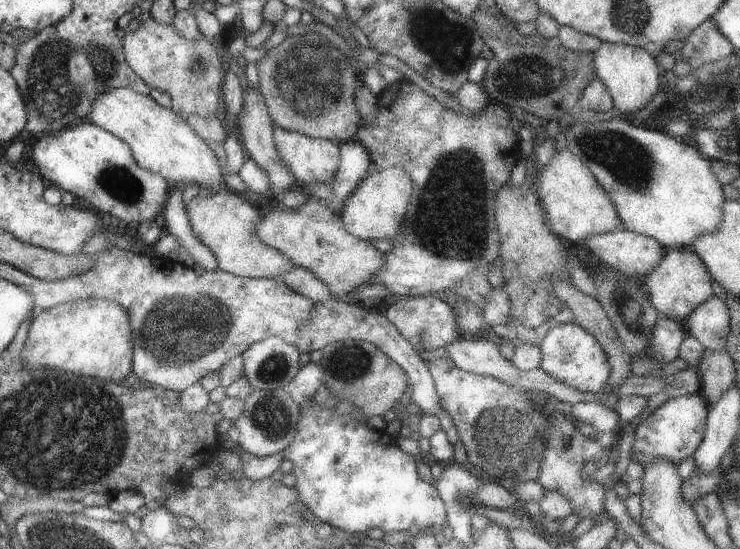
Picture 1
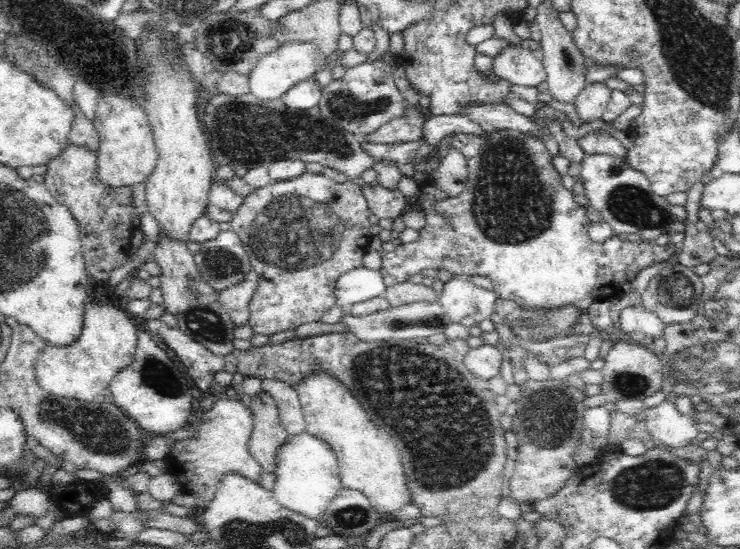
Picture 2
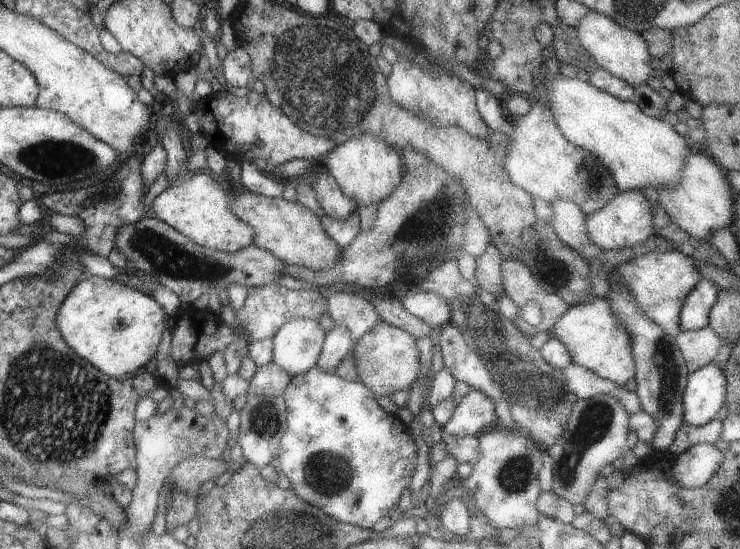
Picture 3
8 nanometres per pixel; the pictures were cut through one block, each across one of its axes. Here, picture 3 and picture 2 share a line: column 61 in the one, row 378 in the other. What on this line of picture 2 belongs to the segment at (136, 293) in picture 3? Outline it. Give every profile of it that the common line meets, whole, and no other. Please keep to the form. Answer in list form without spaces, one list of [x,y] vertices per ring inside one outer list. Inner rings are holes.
[[[320,372],[300,381],[294,388],[303,409],[306,432],[324,439],[335,450],[344,489],[359,490],[383,519],[392,518],[394,512],[411,503],[407,475],[404,474],[398,448],[394,444],[390,444],[390,448],[367,447],[384,444],[388,436],[378,432],[378,426],[341,382],[326,372]]]

